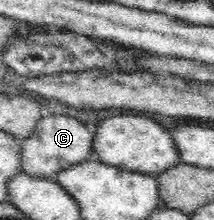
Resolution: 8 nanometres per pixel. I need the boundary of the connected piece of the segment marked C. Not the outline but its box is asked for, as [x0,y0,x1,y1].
[20,114,93,181]

